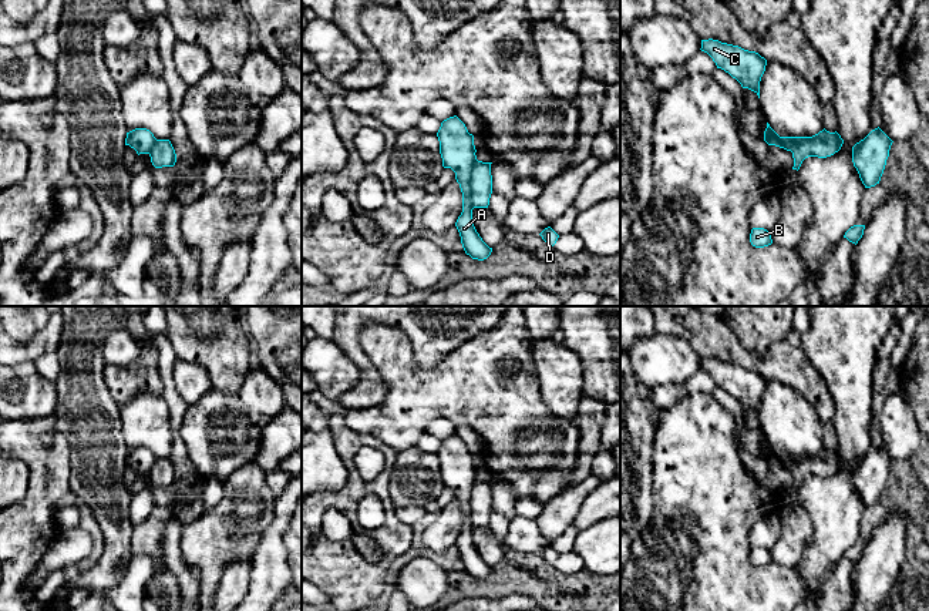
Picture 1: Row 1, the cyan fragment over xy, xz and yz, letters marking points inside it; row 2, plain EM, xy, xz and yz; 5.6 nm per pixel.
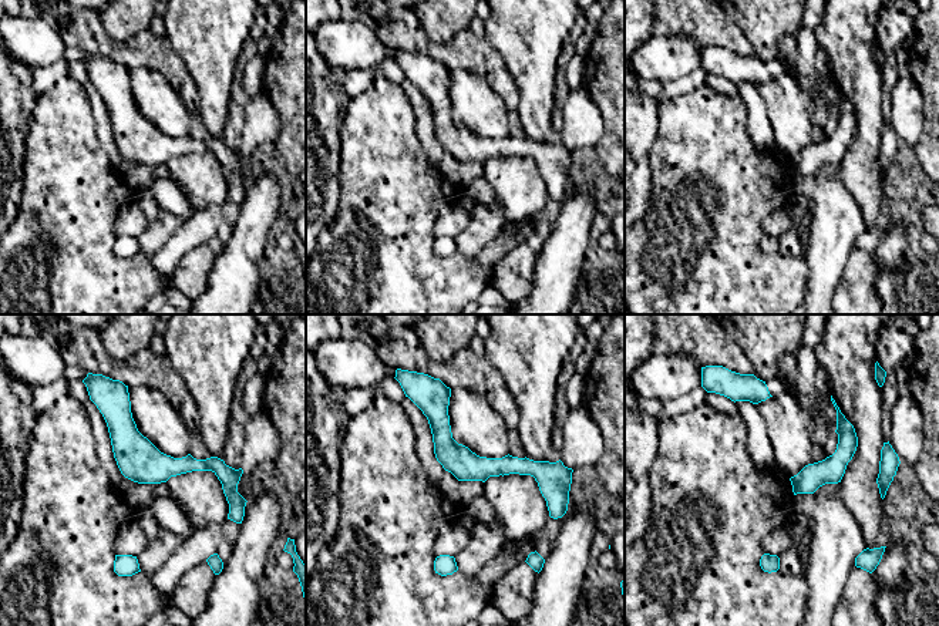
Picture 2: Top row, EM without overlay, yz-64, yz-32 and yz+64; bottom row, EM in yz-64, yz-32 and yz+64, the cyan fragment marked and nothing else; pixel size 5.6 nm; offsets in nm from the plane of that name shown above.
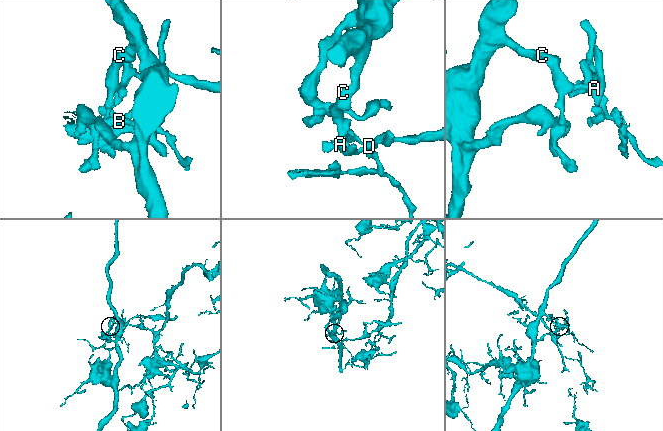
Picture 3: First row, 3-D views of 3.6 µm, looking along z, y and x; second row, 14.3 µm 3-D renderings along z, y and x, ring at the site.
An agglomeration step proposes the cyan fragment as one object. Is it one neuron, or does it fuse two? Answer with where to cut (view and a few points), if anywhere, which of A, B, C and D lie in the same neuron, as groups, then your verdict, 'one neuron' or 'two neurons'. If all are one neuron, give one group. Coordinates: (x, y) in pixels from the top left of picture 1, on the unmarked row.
cut in yz along (841, 465), (834, 455), (827, 459), (807, 457), (791, 470); A B C / D; two neurons

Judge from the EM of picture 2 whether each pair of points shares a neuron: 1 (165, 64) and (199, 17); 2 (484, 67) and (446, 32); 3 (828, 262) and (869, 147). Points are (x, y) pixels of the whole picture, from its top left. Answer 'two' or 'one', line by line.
1: two
2: two
3: two

